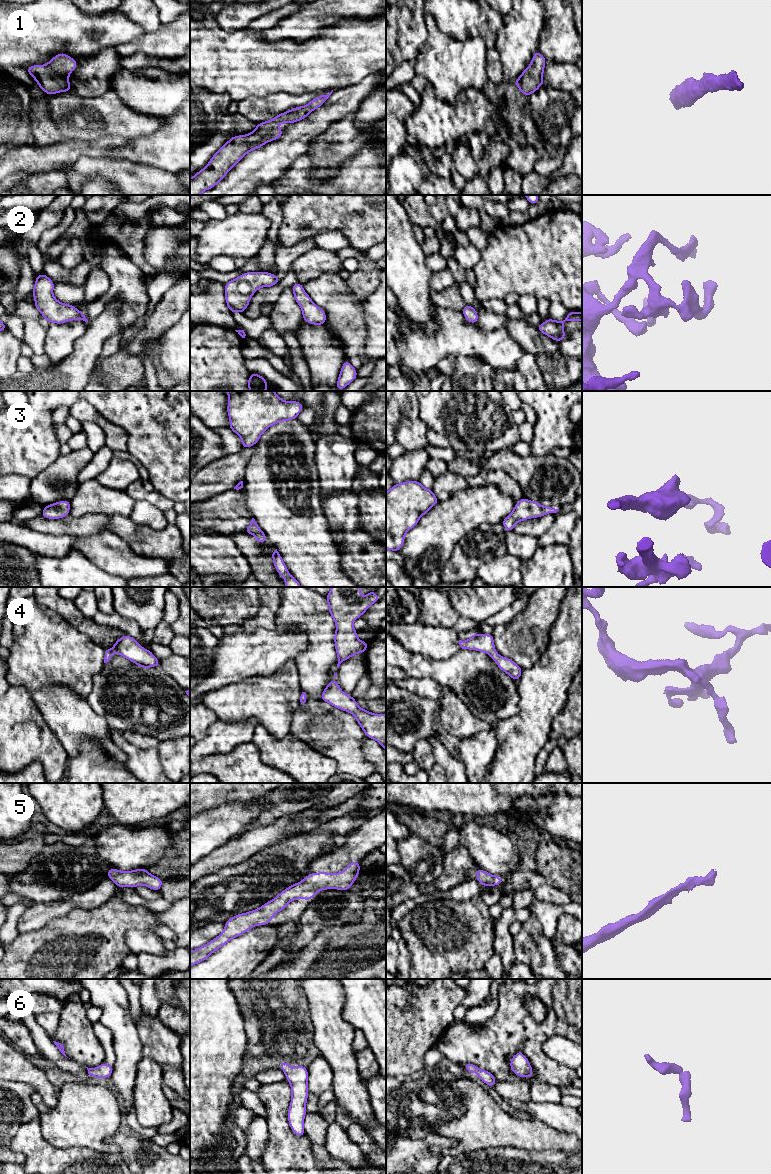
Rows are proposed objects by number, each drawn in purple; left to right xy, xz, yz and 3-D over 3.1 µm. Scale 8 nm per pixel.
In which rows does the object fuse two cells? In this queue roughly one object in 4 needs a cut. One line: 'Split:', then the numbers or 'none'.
Split: none

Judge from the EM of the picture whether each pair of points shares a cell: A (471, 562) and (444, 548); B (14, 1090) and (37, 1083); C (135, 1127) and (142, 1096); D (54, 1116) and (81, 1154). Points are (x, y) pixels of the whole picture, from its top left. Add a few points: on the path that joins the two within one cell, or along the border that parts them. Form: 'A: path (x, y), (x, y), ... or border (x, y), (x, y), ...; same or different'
A: border (466, 533), (441, 573); different
B: border (10, 1080), (25, 1082), (36, 1091); different
C: border (134, 1113), (137, 1121), (142, 1126), (157, 1128); different
D: border (52, 1145), (58, 1148), (83, 1146), (98, 1152); different

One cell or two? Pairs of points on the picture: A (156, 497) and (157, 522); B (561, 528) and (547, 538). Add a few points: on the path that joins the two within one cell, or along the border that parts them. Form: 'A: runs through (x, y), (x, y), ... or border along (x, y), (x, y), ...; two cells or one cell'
A: border along (136, 500), (146, 500), (154, 505); two cells
B: runs through (558, 531), (550, 537); one cell

